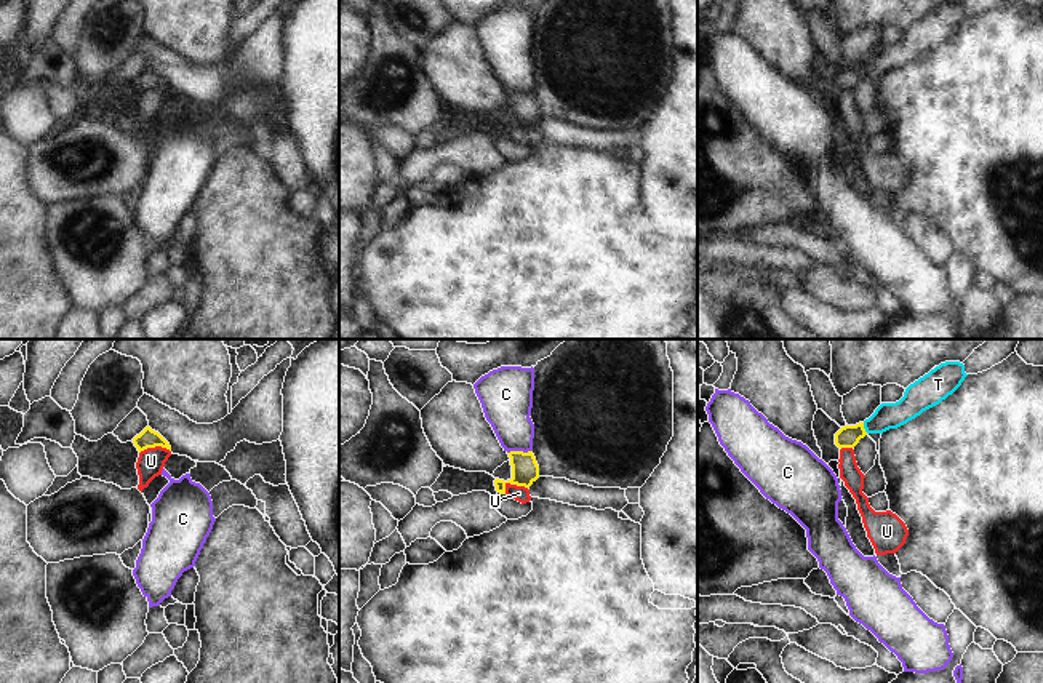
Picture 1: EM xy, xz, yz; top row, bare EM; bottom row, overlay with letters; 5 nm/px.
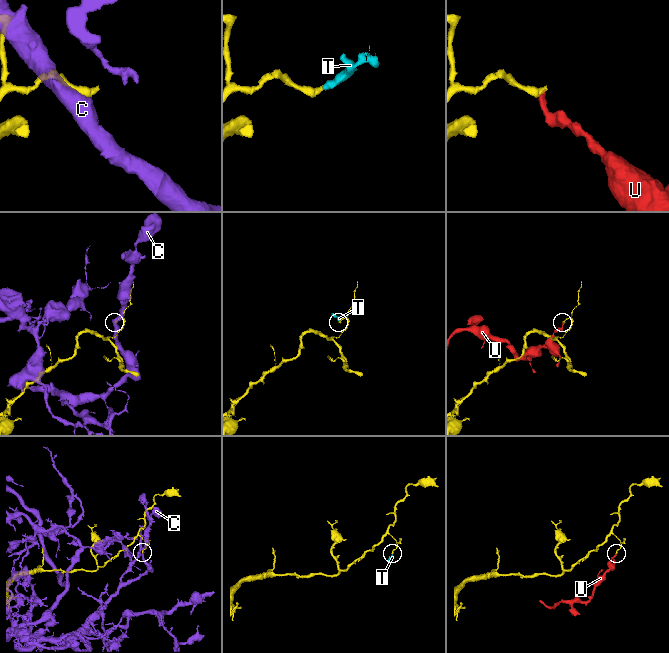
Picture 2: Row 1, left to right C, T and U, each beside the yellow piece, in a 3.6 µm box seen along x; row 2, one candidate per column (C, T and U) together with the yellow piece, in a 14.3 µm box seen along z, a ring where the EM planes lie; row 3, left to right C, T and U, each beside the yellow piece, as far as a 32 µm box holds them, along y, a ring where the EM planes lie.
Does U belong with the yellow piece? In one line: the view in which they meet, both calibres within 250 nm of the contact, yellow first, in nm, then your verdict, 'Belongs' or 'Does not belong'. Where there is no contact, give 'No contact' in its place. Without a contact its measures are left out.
Touches yellow in xz. Thickness 140 nm (yellow) against 80 nm. Does not belong

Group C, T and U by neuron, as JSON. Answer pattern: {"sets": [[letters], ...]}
{"sets": [["C"], ["T"], ["U"]]}

